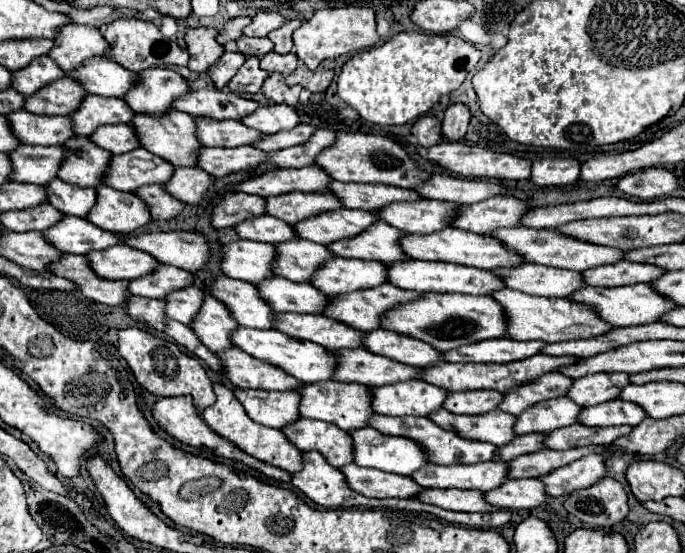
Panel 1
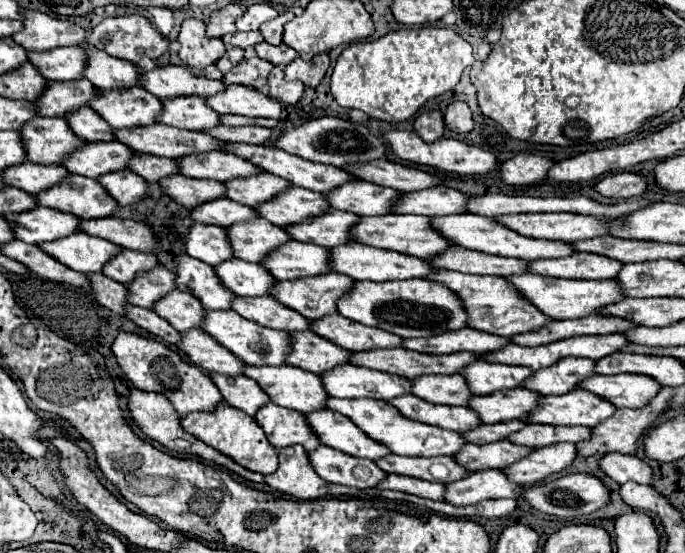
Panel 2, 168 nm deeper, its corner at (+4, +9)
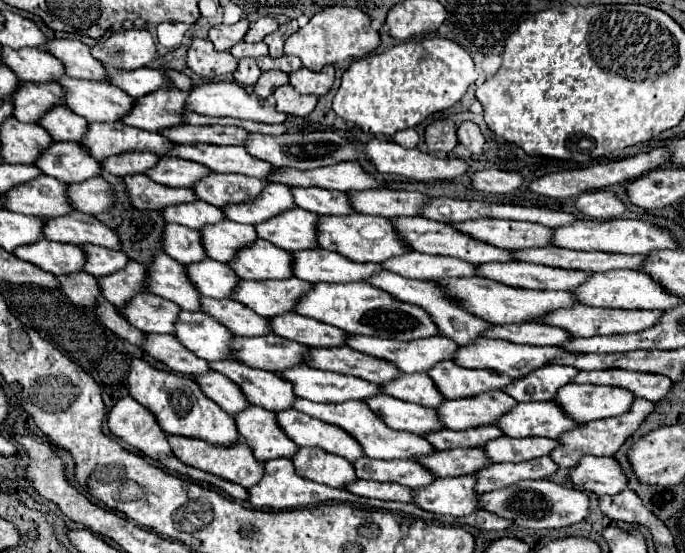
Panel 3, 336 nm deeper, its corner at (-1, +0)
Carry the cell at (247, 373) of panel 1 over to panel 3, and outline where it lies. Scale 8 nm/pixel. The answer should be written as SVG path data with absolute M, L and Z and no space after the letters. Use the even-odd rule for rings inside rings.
M147 335L147 341L143 343L143 349L163 361L171 371L183 373L183 375L205 375L211 373L211 367L207 361L199 359L197 355L191 355L187 347L181 347L181 343L173 335Z

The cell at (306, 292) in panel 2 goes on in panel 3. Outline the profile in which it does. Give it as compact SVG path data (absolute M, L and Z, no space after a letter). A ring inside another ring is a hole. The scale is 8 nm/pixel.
M297 277L281 281L241 281L233 299L263 317L275 317L293 313L299 299L311 291L311 285Z

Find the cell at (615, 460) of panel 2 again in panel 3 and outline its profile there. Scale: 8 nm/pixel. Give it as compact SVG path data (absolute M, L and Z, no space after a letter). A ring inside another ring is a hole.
M583 457L573 469L571 479L579 489L597 495L615 495L629 487L629 479L613 457Z

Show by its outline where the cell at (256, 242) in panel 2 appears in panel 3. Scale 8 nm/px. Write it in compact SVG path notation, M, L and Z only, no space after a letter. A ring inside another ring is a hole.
M221 221L219 225L203 227L201 235L207 255L223 263L231 263L231 259L235 259L235 255L245 245L251 245L259 239L255 227L247 227L235 221Z

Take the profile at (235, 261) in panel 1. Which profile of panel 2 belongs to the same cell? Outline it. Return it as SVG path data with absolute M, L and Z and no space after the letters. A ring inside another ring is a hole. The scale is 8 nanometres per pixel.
M194 222L190 226L190 232L184 238L184 252L210 266L216 266L218 262L232 258L226 230L202 222Z

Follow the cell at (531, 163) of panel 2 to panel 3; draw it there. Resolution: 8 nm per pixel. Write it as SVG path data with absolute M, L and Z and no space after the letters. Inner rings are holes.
M485 169L473 175L473 187L485 193L513 193L525 183L521 173L501 171L501 169Z

